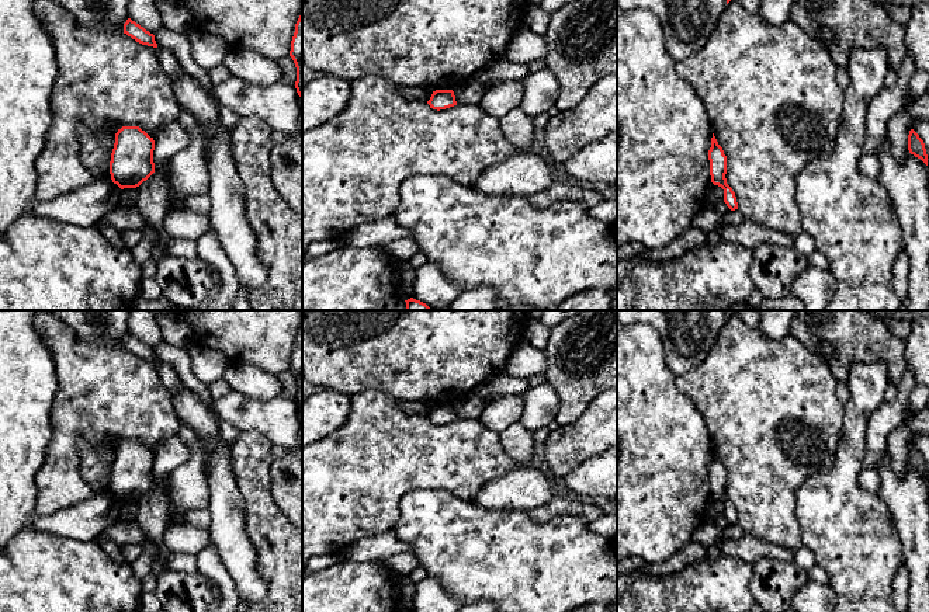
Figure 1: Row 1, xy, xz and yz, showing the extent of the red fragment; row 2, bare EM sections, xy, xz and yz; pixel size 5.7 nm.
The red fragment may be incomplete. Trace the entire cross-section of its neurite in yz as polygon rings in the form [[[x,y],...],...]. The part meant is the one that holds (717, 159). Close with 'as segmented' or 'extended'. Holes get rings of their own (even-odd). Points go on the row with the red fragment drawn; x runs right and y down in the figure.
[[[714,133],[711,138],[711,147],[708,150],[708,160],[710,160],[710,175],[711,182],[714,185],[718,185],[724,189],[724,202],[731,211],[738,209],[738,202],[735,192],[732,188],[727,184],[727,156],[724,154],[722,147],[718,145]]]; as segmented

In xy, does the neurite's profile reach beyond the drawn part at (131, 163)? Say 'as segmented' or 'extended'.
as segmented

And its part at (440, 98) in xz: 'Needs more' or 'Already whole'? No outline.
Already whole

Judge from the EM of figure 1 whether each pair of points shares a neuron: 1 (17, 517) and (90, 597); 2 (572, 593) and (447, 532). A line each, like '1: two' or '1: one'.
1: two
2: one

